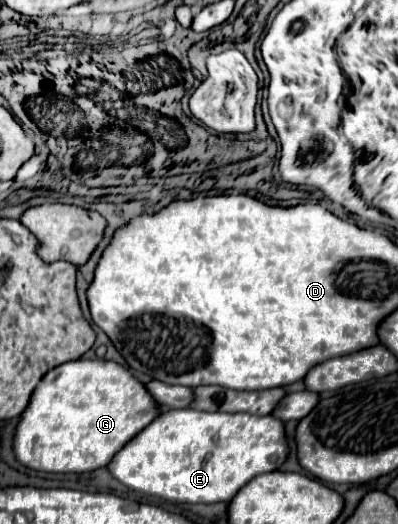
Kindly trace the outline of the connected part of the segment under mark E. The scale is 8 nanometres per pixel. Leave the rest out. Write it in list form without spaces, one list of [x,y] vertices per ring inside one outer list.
[[[171,409],[159,413],[119,449],[107,471],[129,489],[177,503],[229,503],[255,475],[275,471],[287,457],[283,423],[271,415],[205,413]]]

